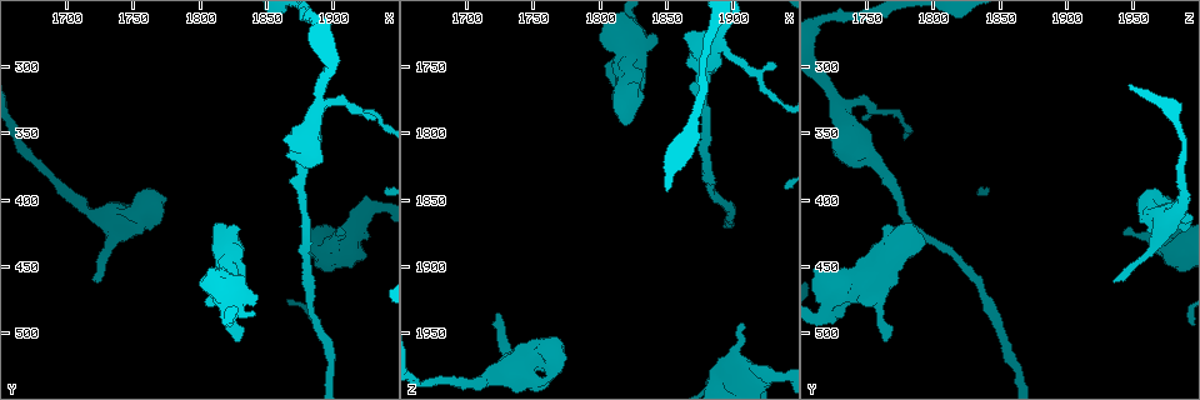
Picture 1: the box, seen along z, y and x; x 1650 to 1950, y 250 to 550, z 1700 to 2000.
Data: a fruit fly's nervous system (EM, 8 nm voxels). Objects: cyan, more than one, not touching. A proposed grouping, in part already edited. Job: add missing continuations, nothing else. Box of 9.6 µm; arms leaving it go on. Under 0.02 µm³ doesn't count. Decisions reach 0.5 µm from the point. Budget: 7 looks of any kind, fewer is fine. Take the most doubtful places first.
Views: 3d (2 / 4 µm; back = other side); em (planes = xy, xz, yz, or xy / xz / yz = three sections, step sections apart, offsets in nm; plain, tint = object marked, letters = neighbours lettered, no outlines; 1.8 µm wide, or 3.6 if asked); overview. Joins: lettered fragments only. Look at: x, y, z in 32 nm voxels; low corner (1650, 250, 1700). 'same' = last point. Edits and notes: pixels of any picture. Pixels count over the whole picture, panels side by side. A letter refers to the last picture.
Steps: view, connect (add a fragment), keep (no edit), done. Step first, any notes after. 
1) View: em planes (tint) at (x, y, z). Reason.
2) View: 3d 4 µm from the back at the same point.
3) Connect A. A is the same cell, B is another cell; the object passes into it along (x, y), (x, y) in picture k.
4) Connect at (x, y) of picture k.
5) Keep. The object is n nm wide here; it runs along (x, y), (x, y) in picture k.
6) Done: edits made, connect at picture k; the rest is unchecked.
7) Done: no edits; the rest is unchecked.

View: em planes (tint) at (1904, 422, 1942).

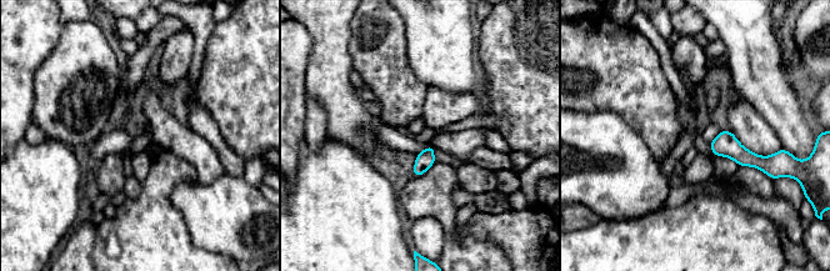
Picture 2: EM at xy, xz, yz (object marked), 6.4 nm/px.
View: em planes (letters) at the same point. What lies round it.

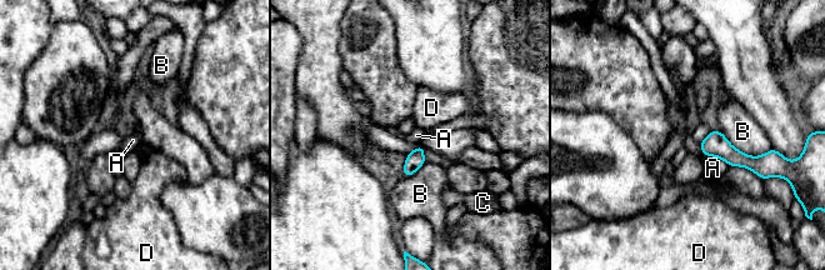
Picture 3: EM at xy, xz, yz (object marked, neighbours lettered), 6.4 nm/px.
Keep. A, B, C and D are other cells; a border runs along (699, 143), (704, 155), (728, 166) in picture 3; none of them fits.

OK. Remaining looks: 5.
View: em planes (letters) at (1830, 504, 1764). Free end.

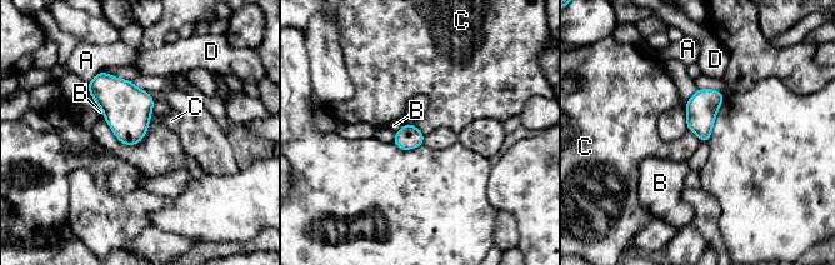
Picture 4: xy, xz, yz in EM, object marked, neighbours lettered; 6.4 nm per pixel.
Keep. A, B, C and D are other cells; no lettered fragment goes on from it.

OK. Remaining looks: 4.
View: em 3.6 µm xz step 16 (letters) at (1736, 424, 1972). Sudden change in width.

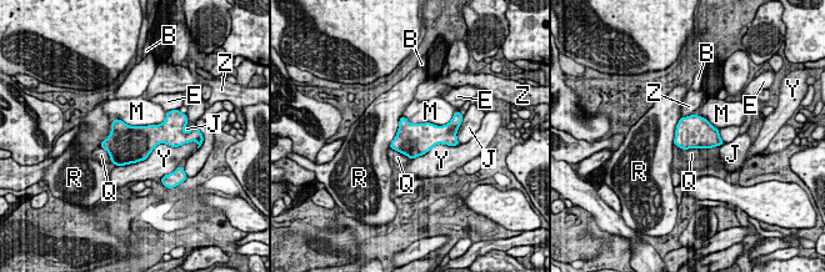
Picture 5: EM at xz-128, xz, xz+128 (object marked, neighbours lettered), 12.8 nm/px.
Keep. B, E, J, M, Q, R, Y and Z are other cells; no lettered fragment goes on from it.

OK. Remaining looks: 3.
Done: no edits; the rest is unchecked.

